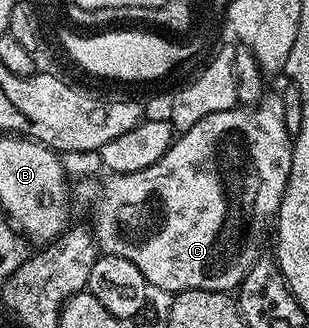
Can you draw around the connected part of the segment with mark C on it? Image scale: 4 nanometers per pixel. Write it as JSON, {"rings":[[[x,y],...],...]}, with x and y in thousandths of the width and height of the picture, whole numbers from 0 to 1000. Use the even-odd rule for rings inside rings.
{"rings":[[[858,284],[838,317],[812,329],[761,329],[754,335],[693,341],[660,363],[641,366],[608,399],[586,405],[560,430],[547,457],[485,512],[460,524],[421,524],[417,530],[346,534],[340,555],[324,555],[314,567],[298,567],[275,585],[272,604],[285,613],[285,628],[298,637],[298,677],[291,698],[311,716],[311,747],[324,753],[337,774],[405,784],[421,793],[460,841],[479,860],[482,875],[508,872],[518,884],[547,884],[547,899],[566,902],[586,884],[718,884],[751,890],[773,875],[777,860],[803,835],[803,820],[845,784],[841,747],[854,738],[854,710],[871,710],[887,668],[906,649],[906,613],[926,585],[926,561],[939,537],[945,509],[945,439],[948,412],[932,405],[926,378],[926,338],[913,329],[916,284]]]}

